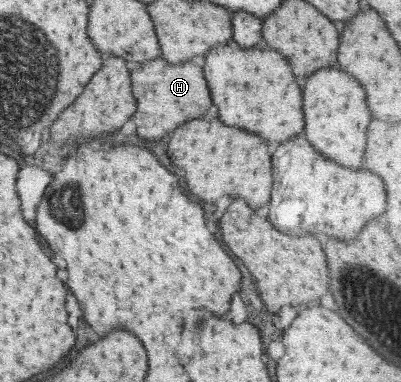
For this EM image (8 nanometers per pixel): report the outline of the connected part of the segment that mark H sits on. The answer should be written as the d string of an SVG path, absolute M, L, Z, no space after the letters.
M157 57L146 63L138 63L130 66L132 71L132 91L136 97L138 111L134 114L137 135L140 139L148 141L160 141L168 133L172 133L178 125L198 119L206 113L206 109L212 105L212 99L208 95L206 79L203 69L191 61L183 61L174 64Z

